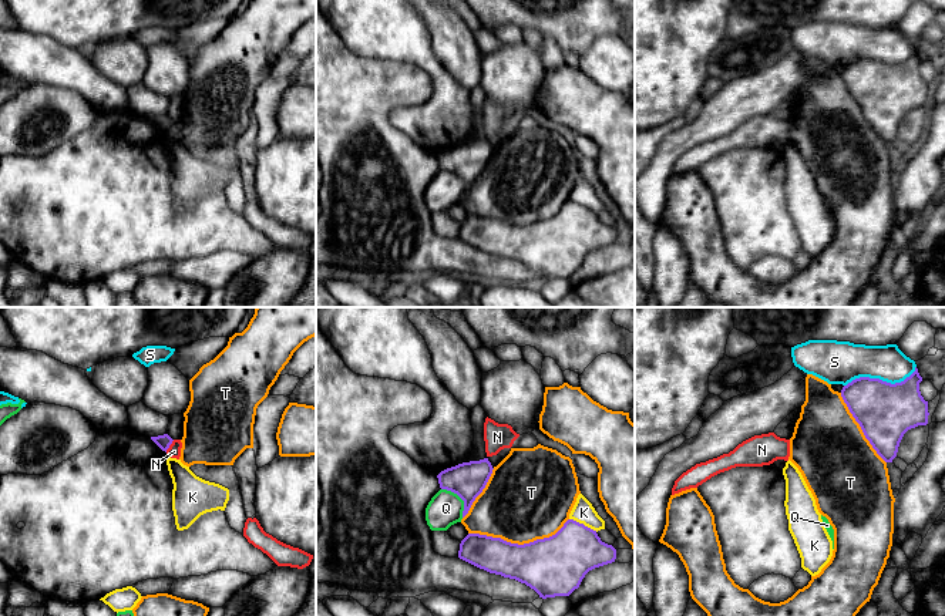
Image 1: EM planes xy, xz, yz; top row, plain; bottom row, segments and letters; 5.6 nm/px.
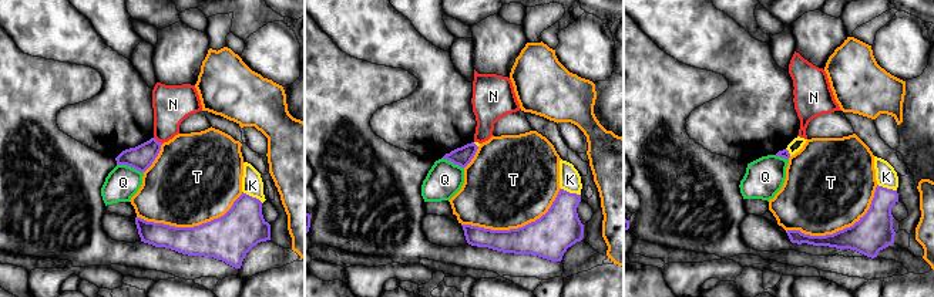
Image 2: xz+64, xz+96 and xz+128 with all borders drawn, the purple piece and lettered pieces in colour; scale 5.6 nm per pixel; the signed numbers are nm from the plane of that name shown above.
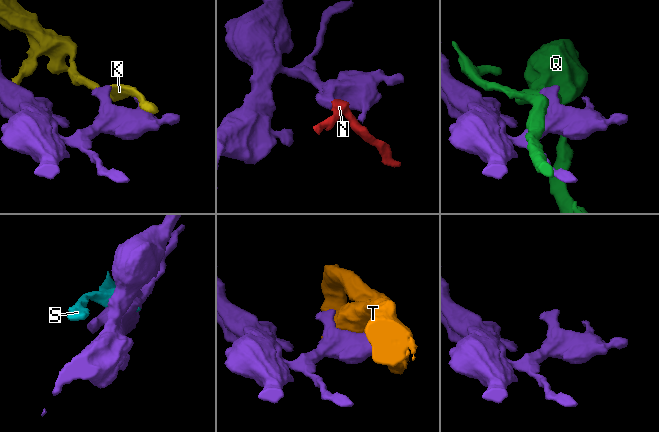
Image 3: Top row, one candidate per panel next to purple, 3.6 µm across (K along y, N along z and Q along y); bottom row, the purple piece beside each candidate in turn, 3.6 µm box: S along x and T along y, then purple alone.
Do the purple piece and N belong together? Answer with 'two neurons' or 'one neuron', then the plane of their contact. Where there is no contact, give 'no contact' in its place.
two neurons; contact in xy

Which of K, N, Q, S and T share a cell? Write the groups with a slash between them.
K / N / Q / S / T

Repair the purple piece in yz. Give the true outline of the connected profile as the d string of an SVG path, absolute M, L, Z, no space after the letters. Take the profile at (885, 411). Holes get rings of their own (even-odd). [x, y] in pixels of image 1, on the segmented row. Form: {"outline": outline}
{"outline": "M915 367L915 371L901 383L891 384L880 378L860 377L841 390L841 397L850 413L885 462L892 462L897 457L899 442L908 430L928 424L928 401L921 395L921 381L922 377Z"}

